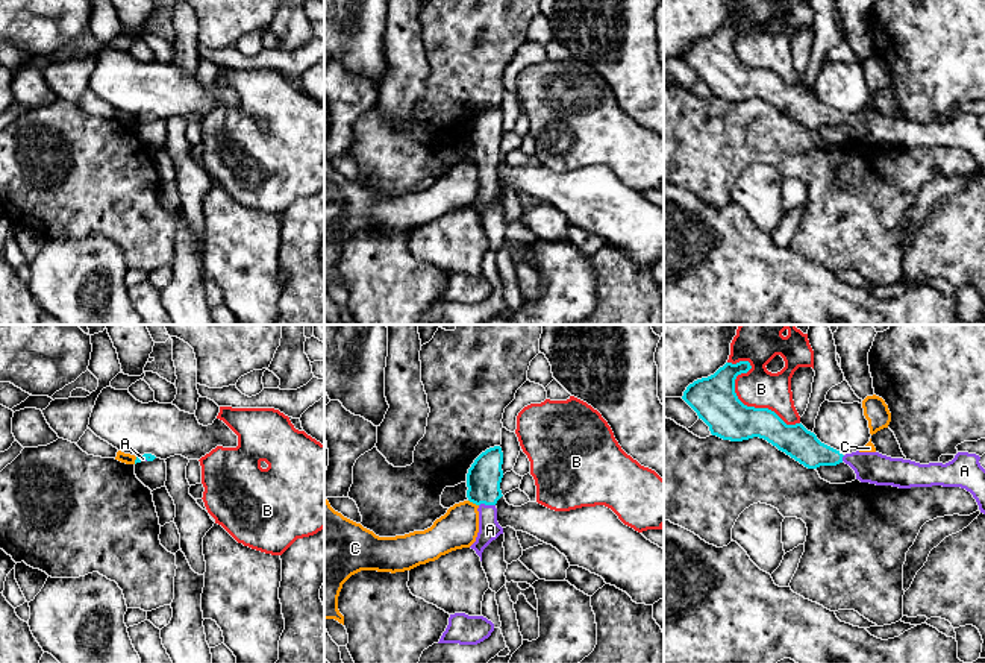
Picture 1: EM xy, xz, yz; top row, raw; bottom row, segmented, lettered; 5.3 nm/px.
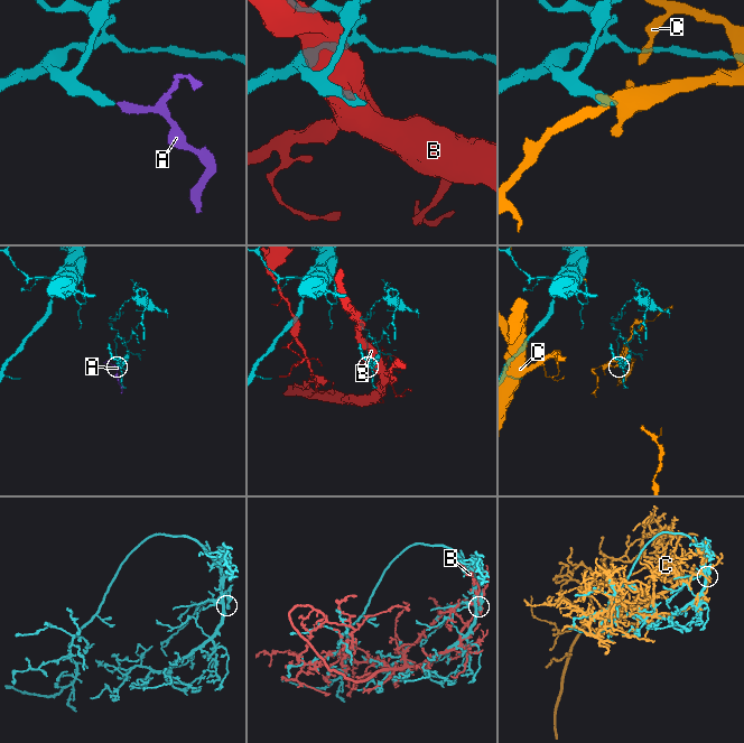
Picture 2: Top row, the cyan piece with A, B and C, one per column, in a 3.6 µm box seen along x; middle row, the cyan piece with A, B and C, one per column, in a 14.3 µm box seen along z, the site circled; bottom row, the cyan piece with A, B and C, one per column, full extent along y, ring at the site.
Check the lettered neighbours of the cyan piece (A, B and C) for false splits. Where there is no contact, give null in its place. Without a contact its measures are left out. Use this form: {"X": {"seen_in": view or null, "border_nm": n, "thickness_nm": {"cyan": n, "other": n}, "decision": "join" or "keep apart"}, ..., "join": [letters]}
{"A": {"seen_in": "xz", "border_nm": 90, "thickness_nm": {"cyan": 180, "other": 110}, "decision": "join"}, "B": {"seen_in": "yz", "border_nm": 500, "thickness_nm": {"cyan": 240, "other": 200}, "decision": "keep apart"}, "C": {"seen_in": "xz", "border_nm": 70, "thickness_nm": {"cyan": 180, "other": 220}, "decision": "keep apart"}, "join": ["A"]}

